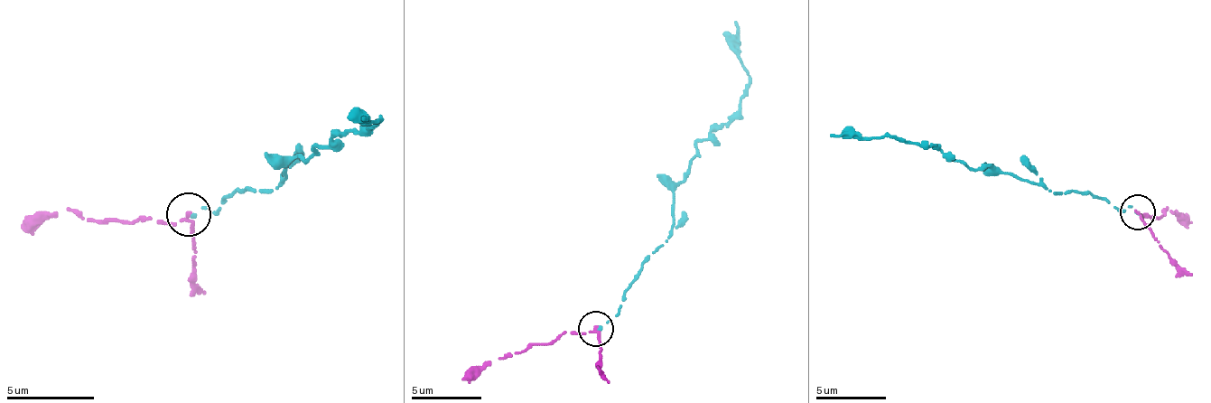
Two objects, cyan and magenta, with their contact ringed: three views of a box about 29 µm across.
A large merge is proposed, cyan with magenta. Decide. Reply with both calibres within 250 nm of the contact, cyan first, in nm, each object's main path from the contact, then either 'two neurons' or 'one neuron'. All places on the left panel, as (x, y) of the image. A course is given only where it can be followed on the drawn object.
calibres 160 and 170 nm; course cyan (192, 215), (280, 184), (298, 158), (381, 118), (364, 118); course magenta (188, 215), (174, 224), (148, 220), (121, 224), (55, 210), (20, 229); two neurons

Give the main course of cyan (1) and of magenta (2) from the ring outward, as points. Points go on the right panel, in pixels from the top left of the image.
1: (1138, 212), (986, 166), (969, 170), (916, 142), (831, 135)
2: (1138, 212), (1141, 220), (1141, 216), (1152, 220), (1169, 209), (1187, 223)

